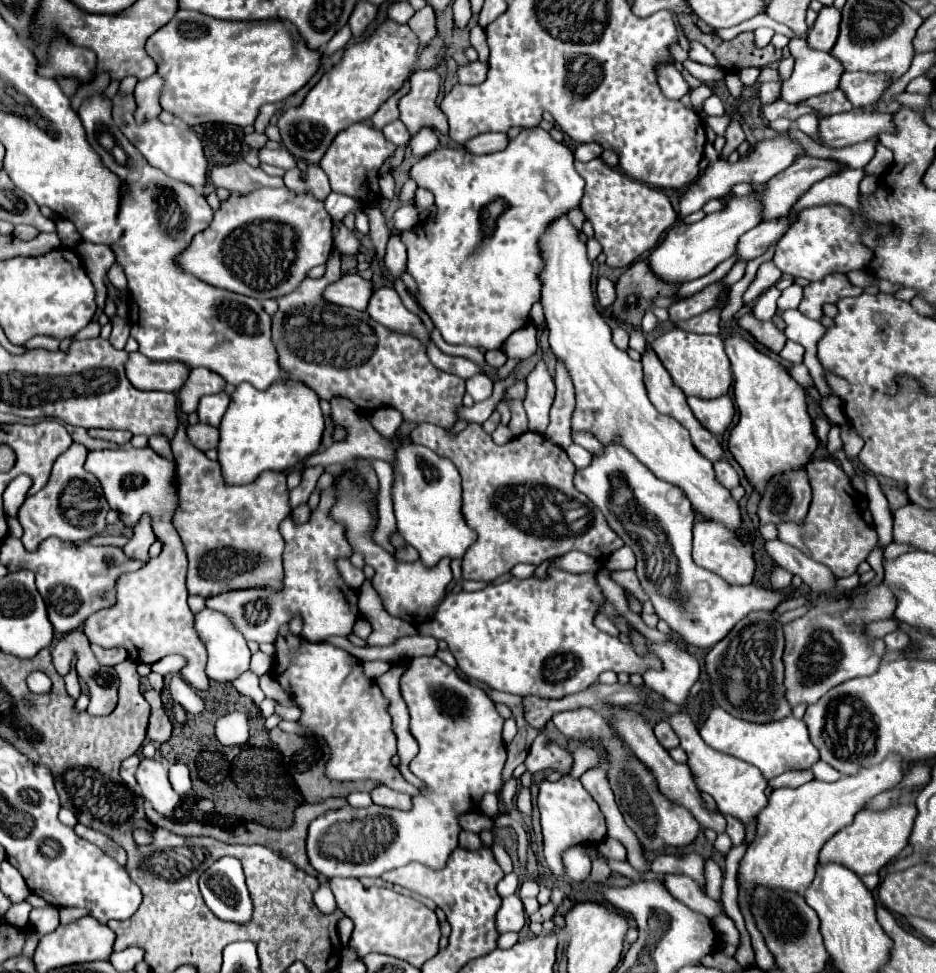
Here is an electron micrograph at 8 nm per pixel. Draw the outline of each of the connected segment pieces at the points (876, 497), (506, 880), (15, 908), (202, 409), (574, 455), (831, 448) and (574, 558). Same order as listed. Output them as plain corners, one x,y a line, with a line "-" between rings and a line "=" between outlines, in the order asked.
865,472
864,481
869,496
869,508
874,520
874,526
878,534
878,545
885,547
893,539
893,517
888,508
888,501
881,491
876,477
=
512,872
512,874
506,874
506,876
498,882
498,894
500,894
502,898
512,896
512,894
516,894
516,892
518,892
518,886
520,886
518,876
516,876
514,872
=
28,902
12,904
12,908
8,910
6,918
8,918
8,922
10,922
12,926
22,928
22,926
28,926
28,914
30,914
30,910
32,910
32,906
30,906
=
226,392
212,394
212,396
204,396
204,398
200,400
200,406
198,406
200,422
218,426
218,424
222,422
224,414
226,414
228,404
230,404
230,394
226,394
=
572,444
572,446
566,450
566,454
570,456
570,460
572,460
572,464
574,464
576,468
586,468
586,466
592,462
592,454
590,454
588,450
584,450
582,446
578,446
578,444
=
834,424
828,434
828,452
834,454
836,450
842,450
842,440
840,440
840,428
=
578,550
556,558
552,566
558,566
558,568
562,566
562,570
570,570
570,572
596,572
600,568
596,558
592,558
584,552
578,552

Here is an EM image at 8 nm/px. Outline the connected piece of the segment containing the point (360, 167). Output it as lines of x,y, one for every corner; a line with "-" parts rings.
358,122
358,124
352,124
350,128
346,128
344,132
340,132
334,138
334,142
330,144
330,148
326,150
324,158
320,160
320,168
330,178
332,190
340,192
340,194
346,194
346,196
350,196
358,202
358,208
354,210
354,216
356,216
356,230
362,232
362,234
368,234
366,206
374,204
382,198
380,186
378,186
378,180
380,180
378,170
384,164
384,160
388,156
392,156
394,150
396,150
396,146
384,138
382,130
376,130
368,122

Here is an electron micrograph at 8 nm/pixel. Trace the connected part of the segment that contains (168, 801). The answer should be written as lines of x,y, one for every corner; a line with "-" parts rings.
142,758
138,772
136,772
136,780
142,788
144,800
148,800
156,812
170,816
172,810
178,806
180,796
172,790
166,764
158,758

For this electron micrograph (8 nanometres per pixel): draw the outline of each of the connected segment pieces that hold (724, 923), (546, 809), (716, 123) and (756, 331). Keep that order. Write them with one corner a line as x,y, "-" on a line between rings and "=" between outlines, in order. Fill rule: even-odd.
726,915
717,916
712,920
712,923
719,934
719,938
727,944
739,946
740,933
737,930
734,922
=
562,776
556,782
544,780
540,784
538,794
538,810
542,818
542,834
544,834
544,854
546,862
552,864
560,852
572,844
578,842
600,842
606,836
606,822
604,816
594,802
594,798
588,794
588,790
580,784
580,780
572,776
=
726,112
724,116
706,116
706,126
712,128
718,136
724,136
724,132
726,132
726,128
728,128
730,122
732,122
730,112
=
746,314
738,320
738,326
744,328
746,332
750,332
754,336
756,342
764,344
770,352
780,354
780,350
786,344
786,336
772,324
772,322
760,322
756,320
752,314

